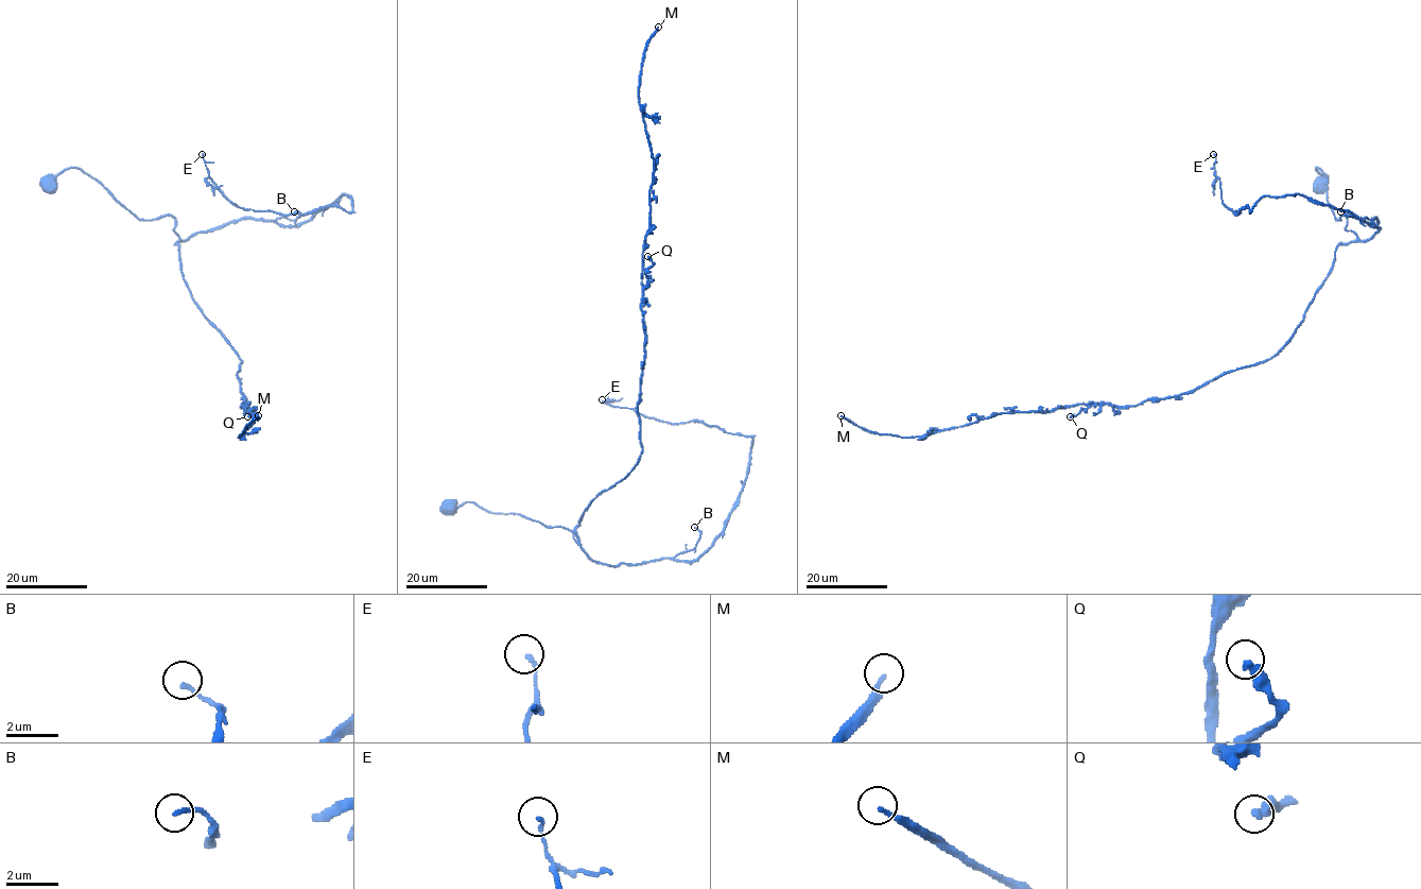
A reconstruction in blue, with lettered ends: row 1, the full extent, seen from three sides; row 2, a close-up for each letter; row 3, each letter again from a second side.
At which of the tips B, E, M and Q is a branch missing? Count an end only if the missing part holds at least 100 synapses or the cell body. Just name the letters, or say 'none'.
M

